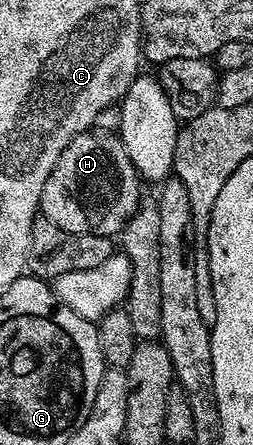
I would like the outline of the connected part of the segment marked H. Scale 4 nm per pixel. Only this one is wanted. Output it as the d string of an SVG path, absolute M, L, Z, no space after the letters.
M95 129L82 131L68 141L48 181L44 181L40 214L70 235L114 237L136 213L144 198L142 186L143 180L132 165L132 157L128 157L128 149L124 149L117 134Z

